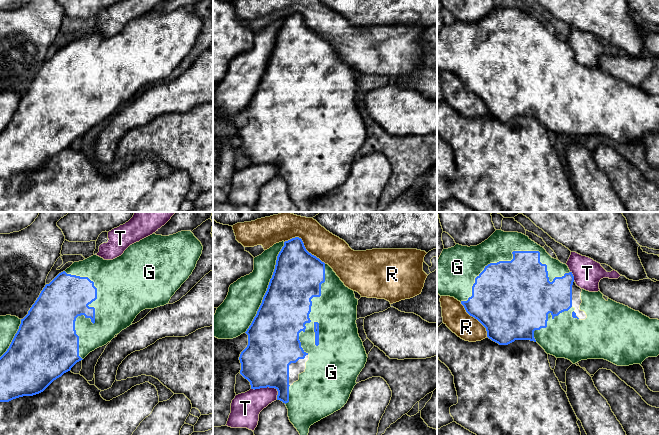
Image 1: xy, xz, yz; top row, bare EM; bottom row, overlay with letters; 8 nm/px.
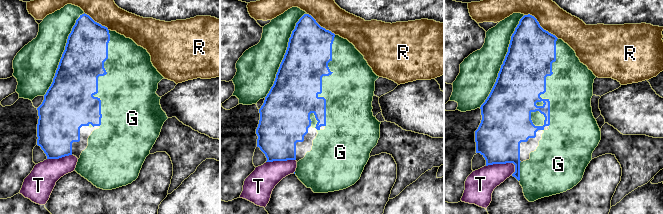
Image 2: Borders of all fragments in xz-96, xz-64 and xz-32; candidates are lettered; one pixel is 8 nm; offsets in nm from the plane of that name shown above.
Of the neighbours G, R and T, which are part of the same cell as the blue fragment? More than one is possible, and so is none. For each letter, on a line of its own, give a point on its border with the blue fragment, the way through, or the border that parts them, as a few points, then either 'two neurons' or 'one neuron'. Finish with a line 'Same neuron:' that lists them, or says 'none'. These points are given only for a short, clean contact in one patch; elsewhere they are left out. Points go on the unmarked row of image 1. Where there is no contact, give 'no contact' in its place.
G: meets blue in yz at (514, 27); one neuron
R: meets blue in xz at (303, 21); two neurons
T: meets blue in xz at (268, 162); two neurons
Same neuron: G

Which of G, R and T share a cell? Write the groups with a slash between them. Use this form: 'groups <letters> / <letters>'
groups G / R / T

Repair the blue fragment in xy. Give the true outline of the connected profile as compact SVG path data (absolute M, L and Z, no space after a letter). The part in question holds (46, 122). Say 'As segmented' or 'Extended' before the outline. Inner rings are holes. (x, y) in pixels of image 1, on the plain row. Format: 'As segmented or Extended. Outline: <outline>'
Extended. Outline: M181 7L169 12L152 10L130 21L121 32L113 36L93 31L74 38L45 61L23 95L11 91L0 92L0 178L43 168L90 128L106 121L132 101L141 87L168 80L192 50L202 26L201 18L191 7Z

